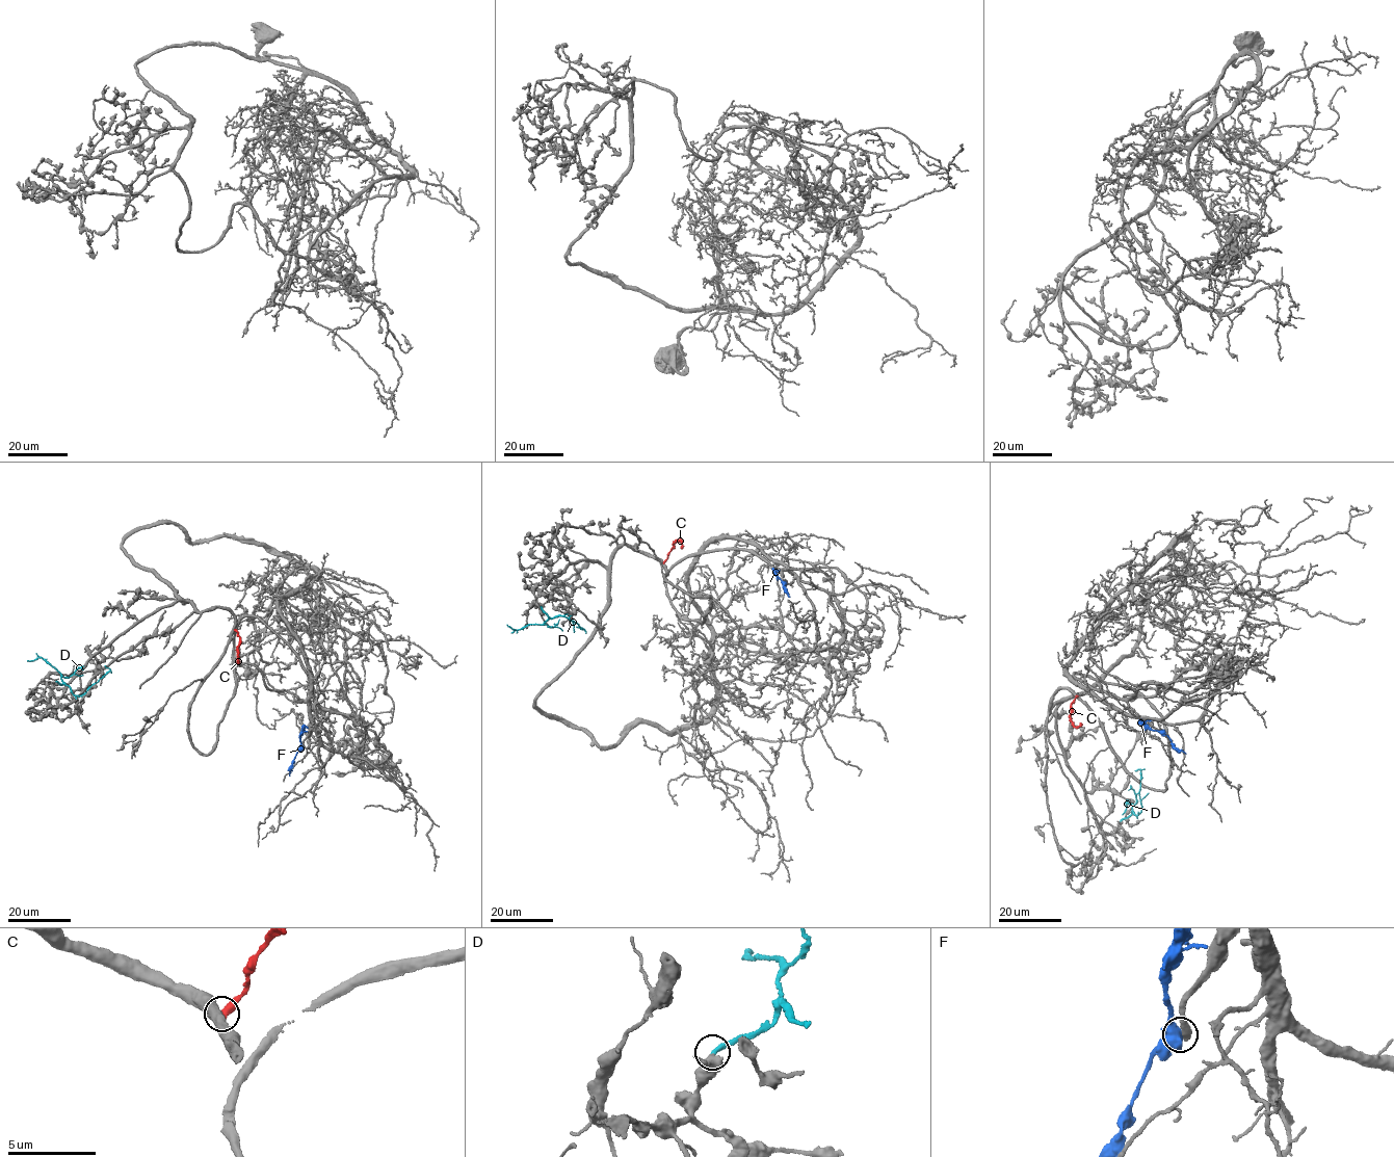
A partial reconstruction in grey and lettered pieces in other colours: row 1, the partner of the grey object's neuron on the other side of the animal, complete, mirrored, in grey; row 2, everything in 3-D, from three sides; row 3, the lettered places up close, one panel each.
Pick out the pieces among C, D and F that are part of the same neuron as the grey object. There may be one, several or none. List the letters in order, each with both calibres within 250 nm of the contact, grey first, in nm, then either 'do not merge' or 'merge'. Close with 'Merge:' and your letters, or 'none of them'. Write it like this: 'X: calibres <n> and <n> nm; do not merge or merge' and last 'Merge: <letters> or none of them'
C: calibres 550 and 480 nm; do not merge
D: calibres 480 and 320 nm; do not merge
F: calibres 440 and 480 nm; do not merge
Merge: none of them

